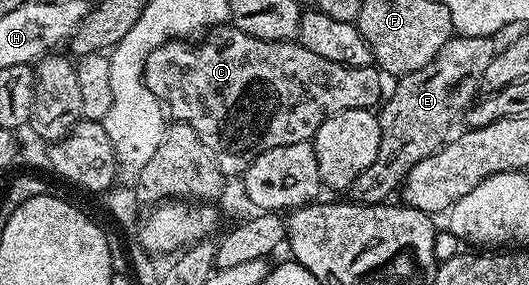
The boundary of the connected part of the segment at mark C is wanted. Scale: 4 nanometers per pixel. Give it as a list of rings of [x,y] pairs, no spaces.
[[[218,26],[197,43],[201,42],[202,44],[197,44],[192,48],[192,43],[170,40],[160,44],[155,50],[151,50],[151,54],[145,63],[145,85],[151,90],[151,94],[157,96],[157,99],[161,101],[167,109],[168,115],[174,121],[191,125],[195,134],[199,134],[203,146],[207,146],[207,150],[213,155],[213,161],[216,162],[217,169],[229,178],[233,178],[233,176],[240,177],[249,169],[251,162],[255,162],[255,158],[259,158],[259,154],[271,150],[275,146],[291,146],[295,142],[312,141],[314,134],[319,130],[319,126],[323,126],[323,122],[327,122],[327,118],[331,118],[331,114],[339,114],[339,110],[351,110],[352,108],[376,109],[383,100],[383,92],[381,96],[381,79],[383,79],[383,76],[376,67],[352,68],[351,66],[343,66],[339,62],[330,62],[327,58],[319,58],[319,54],[304,48],[296,39],[264,40],[263,38],[255,38],[246,32],[241,32],[238,28],[232,26]]]

